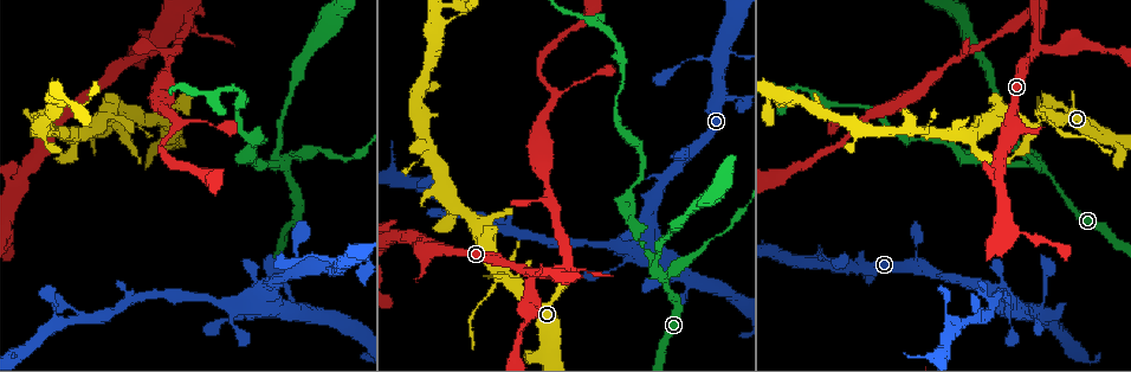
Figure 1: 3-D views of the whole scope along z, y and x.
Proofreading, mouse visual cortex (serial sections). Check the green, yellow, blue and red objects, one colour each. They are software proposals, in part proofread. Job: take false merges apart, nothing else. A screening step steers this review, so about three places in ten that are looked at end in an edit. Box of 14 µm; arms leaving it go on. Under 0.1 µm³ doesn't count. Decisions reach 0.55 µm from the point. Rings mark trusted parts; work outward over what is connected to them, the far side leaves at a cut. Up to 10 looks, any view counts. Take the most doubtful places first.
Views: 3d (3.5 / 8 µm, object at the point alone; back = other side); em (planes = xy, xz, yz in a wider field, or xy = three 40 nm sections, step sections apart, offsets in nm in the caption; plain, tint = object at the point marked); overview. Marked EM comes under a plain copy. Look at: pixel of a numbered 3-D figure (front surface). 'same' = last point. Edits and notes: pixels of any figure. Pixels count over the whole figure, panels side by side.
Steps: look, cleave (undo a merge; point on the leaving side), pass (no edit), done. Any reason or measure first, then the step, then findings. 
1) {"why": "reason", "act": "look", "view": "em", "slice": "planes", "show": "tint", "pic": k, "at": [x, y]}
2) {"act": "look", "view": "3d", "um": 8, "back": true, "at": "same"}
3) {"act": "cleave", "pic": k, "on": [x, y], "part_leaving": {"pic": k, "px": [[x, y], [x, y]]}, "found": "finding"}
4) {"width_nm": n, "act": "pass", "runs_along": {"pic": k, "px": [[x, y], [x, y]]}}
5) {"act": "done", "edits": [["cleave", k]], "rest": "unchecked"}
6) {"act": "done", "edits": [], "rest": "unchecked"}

{"why": "looks like a crossing", "act": "look", "view": "em", "slice": "xy", "step": 1, "show": "tint", "pic": 1, "at": [1037, 166]}

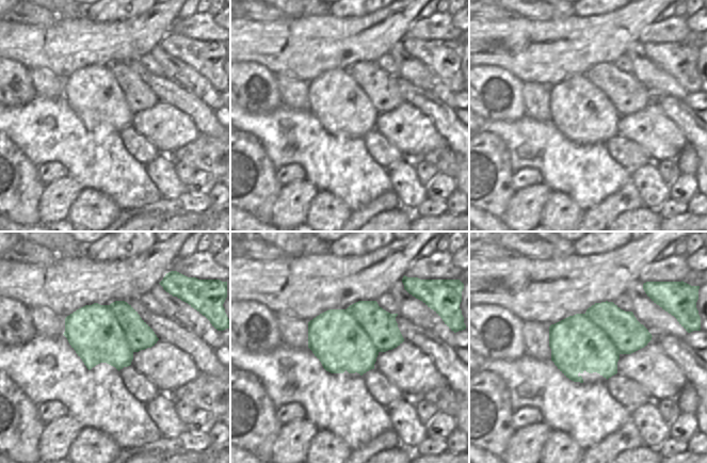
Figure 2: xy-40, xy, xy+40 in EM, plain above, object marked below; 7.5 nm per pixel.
{"why": "wider look", "act": "look", "view": "3d", "um": 3.5, "at": "same"}

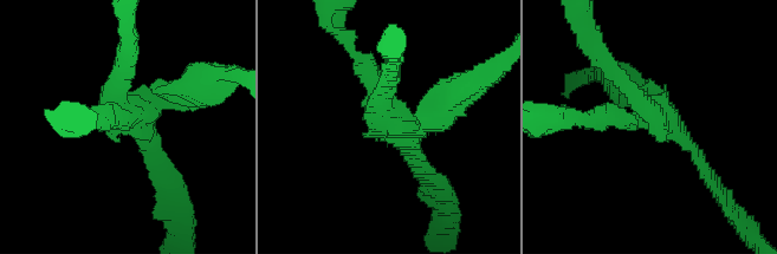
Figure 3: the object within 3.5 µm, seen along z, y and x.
{"act": "cleave", "pic": 3, "on": [593, 114], "part_leaving": {"pic": 3, "px": [[638, 118], [558, 122]]}, "found": "two cells meet here"}

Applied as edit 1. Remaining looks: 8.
{"act": "look", "view": "overview"}

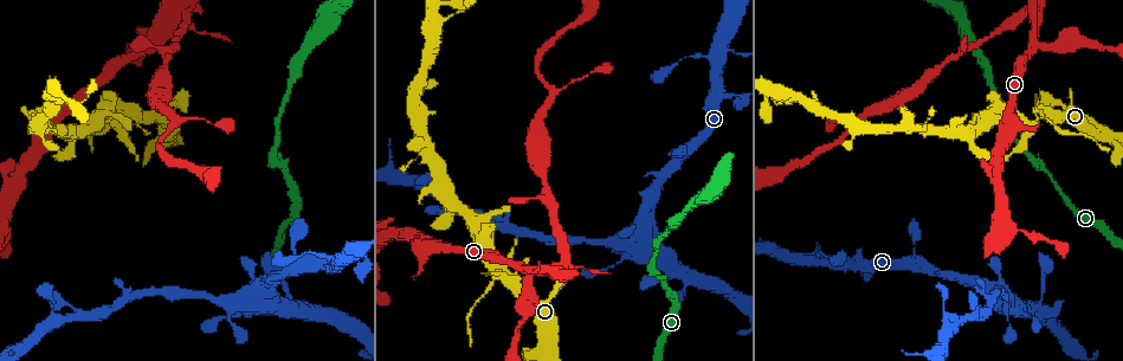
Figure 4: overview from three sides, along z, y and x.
{"act": "look", "view": "3d", "um": 3.5, "pic": 4, "at": [1035, 120]}

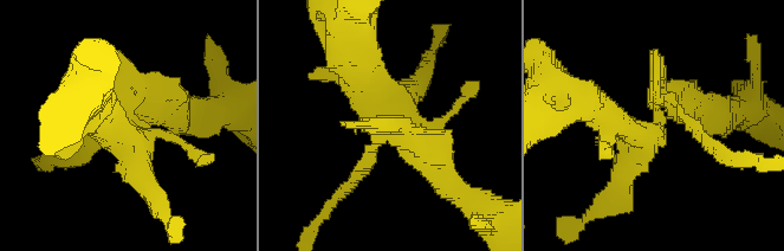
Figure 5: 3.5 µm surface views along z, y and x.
{"why": "need the tissue", "act": "look", "view": "em", "slice": "planes", "show": "tint", "pic": 5, "at": [652, 129]}

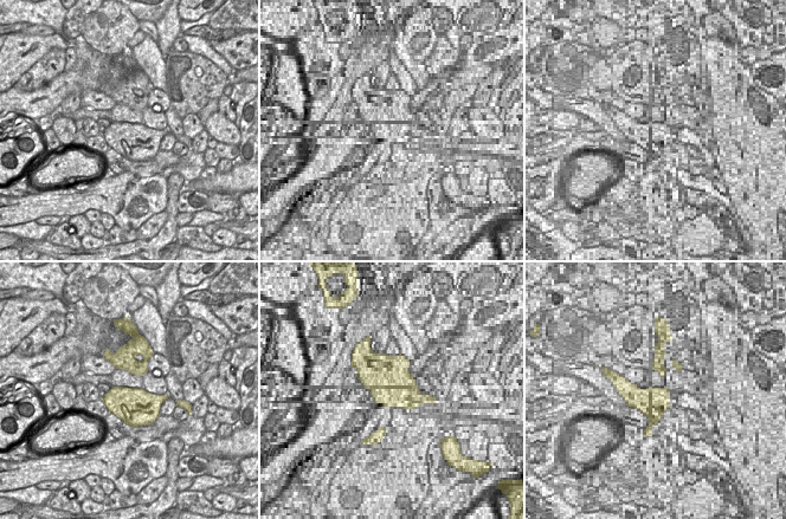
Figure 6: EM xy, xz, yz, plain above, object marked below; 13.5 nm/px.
{"act": "cleave", "pic": 5, "on": [362, 167], "found": "two cells meet here"}

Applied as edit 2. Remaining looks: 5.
{"why": "redraw", "act": "look", "view": "overview"}

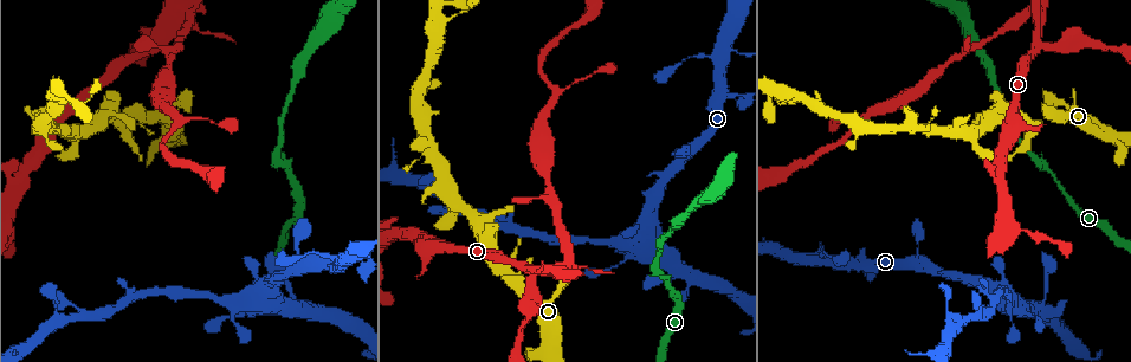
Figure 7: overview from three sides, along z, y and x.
{"why": "four or more arms meet", "act": "look", "view": "3d", "um": 3.5, "pic": 7, "at": [564, 268]}

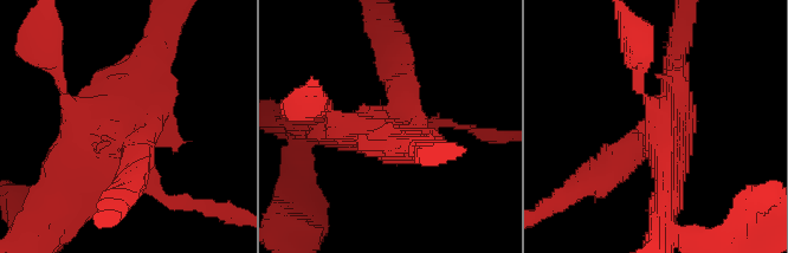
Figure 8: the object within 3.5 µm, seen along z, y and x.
{"why": "now the EM", "act": "look", "view": "em", "slice": "xy", "step": 1, "show": "tint", "pic": 8, "at": [118, 142]}

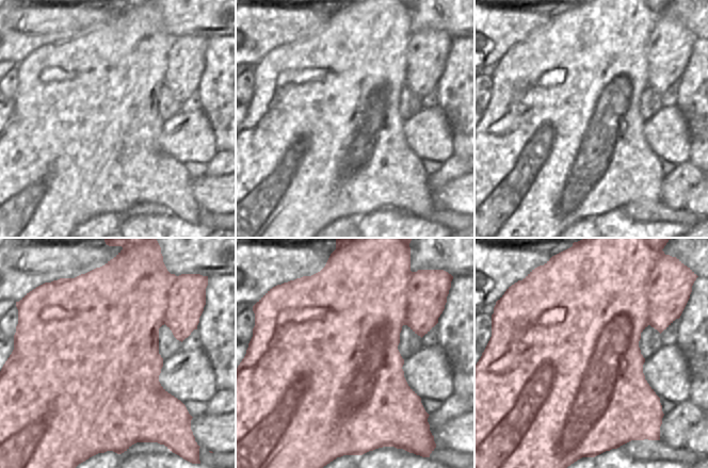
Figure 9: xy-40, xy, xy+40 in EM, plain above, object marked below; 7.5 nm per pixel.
{"act": "cleave", "pic": 8, "on": [411, 71], "part_leaving": {"pic": 8, "px": [[401, 114], [396, 50], [379, 26]]}, "found": "two cells meet here"}

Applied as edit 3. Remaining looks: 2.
{"act": "done", "edits": [["cleave", 3], ["cleave", 5], ["cleave", 8]], "rest": "unchecked"}

